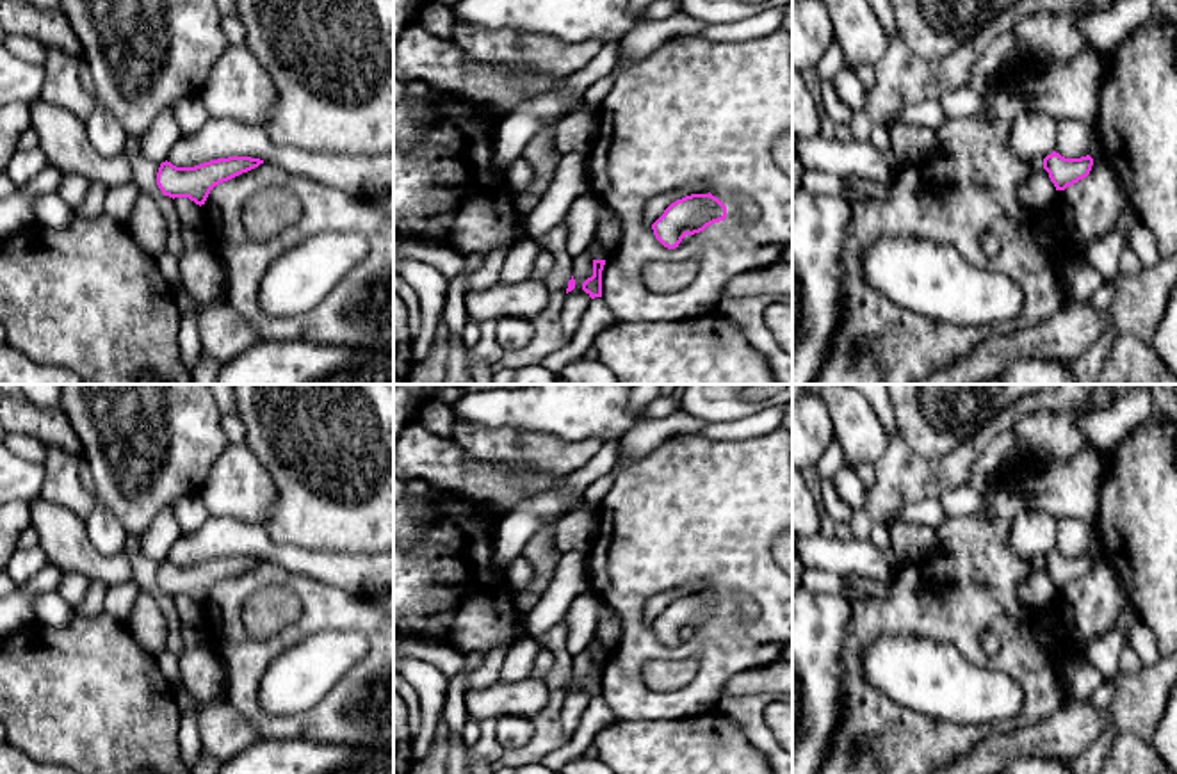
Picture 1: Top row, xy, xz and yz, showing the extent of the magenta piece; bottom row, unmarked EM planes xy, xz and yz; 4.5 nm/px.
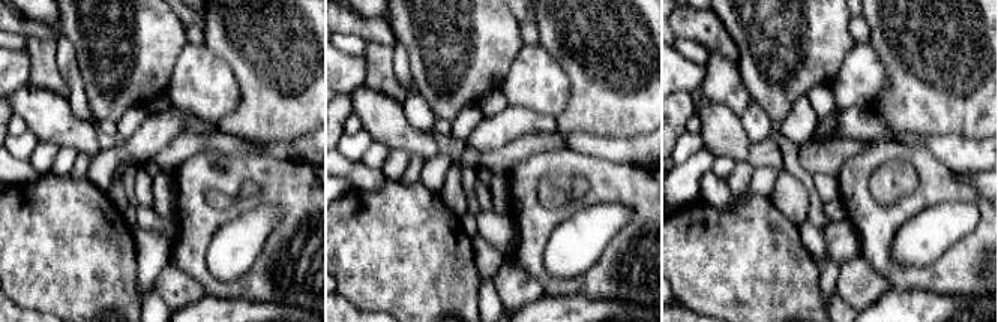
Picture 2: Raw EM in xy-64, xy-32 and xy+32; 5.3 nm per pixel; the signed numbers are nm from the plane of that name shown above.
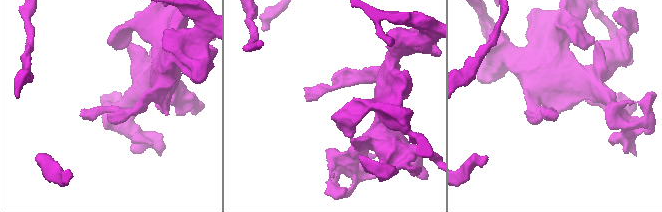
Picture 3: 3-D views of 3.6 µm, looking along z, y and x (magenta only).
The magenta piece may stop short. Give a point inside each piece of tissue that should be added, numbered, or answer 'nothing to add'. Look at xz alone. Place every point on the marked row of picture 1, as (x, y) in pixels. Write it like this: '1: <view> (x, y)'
nothing to add

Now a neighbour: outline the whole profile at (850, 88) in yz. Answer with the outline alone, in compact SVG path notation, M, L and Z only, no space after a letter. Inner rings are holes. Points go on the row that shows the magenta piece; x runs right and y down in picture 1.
M842 68L833 78L832 78L835 91L839 96L849 105L853 114L858 114L867 105L867 87L862 84L855 69Z

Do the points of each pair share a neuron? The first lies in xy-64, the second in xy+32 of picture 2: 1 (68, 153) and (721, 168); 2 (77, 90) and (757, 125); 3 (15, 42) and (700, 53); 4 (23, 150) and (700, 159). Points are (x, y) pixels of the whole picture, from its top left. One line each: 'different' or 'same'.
1: same
2: same
3: same
4: different

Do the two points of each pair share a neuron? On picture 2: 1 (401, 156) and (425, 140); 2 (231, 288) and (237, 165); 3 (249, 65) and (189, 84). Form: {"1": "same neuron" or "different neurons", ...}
{"1": "different neurons", "2": "same neuron", "3": "different neurons"}

